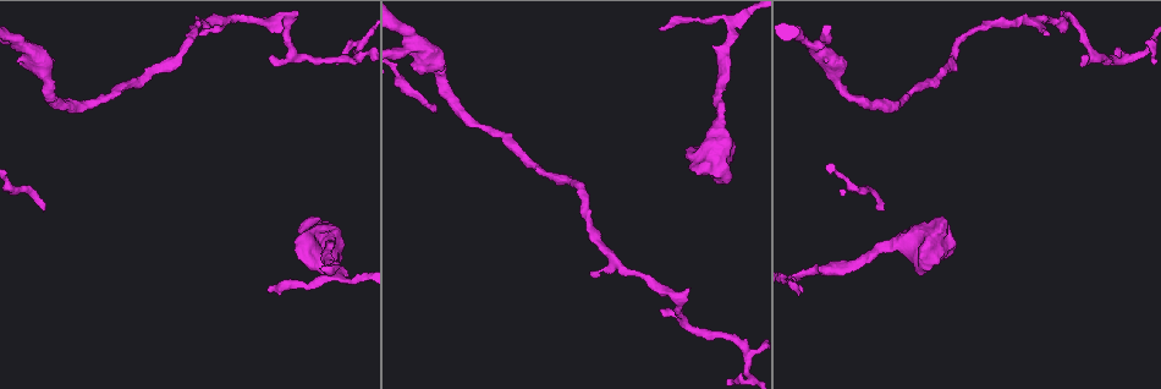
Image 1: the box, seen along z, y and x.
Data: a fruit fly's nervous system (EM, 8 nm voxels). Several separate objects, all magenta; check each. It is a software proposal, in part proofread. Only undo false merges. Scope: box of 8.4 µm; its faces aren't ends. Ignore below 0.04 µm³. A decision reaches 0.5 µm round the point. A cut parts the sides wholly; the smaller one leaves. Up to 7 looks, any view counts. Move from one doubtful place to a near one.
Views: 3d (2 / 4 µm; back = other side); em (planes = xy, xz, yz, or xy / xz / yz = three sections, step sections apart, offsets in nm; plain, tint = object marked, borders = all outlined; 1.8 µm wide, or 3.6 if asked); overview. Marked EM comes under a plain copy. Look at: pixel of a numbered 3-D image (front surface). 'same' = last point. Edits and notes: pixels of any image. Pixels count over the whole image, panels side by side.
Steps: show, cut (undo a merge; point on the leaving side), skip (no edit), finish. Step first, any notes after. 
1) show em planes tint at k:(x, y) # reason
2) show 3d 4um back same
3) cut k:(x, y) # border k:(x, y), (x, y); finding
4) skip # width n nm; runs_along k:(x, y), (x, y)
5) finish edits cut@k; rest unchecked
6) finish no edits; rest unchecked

show em planes tint at 1:(1072, 25)

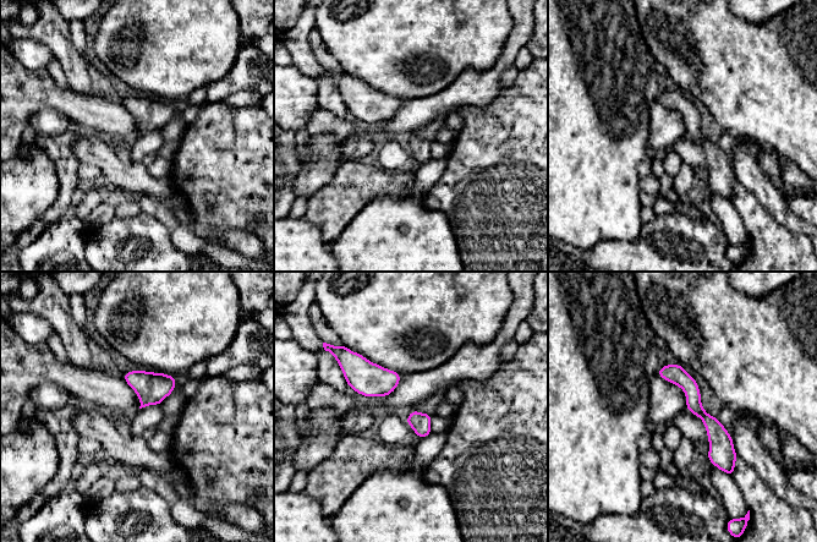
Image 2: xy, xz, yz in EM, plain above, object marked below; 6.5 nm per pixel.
skip # width 100 nm; runs_along 2:(665, 368), (712, 423), (727, 469); all the same neuron

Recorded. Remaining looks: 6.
show 3d 4um at 1:(718, 133) # calibre changes

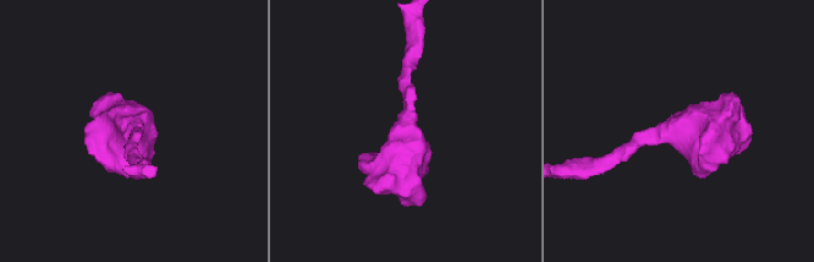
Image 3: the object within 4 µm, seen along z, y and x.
show em yz step 8 tint at 3:(406, 132)

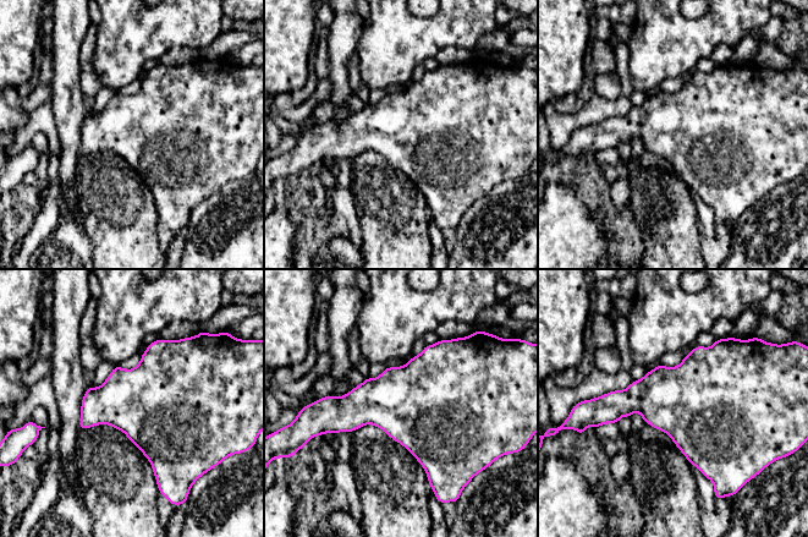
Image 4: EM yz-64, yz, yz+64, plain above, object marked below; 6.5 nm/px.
skip # one neuron here

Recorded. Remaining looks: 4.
show 3d 4um at 1:(339, 273) # sharp bend

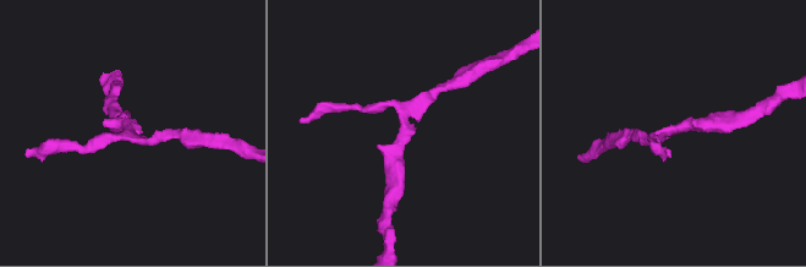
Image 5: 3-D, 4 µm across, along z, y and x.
show em planes tint at 5:(400, 116)

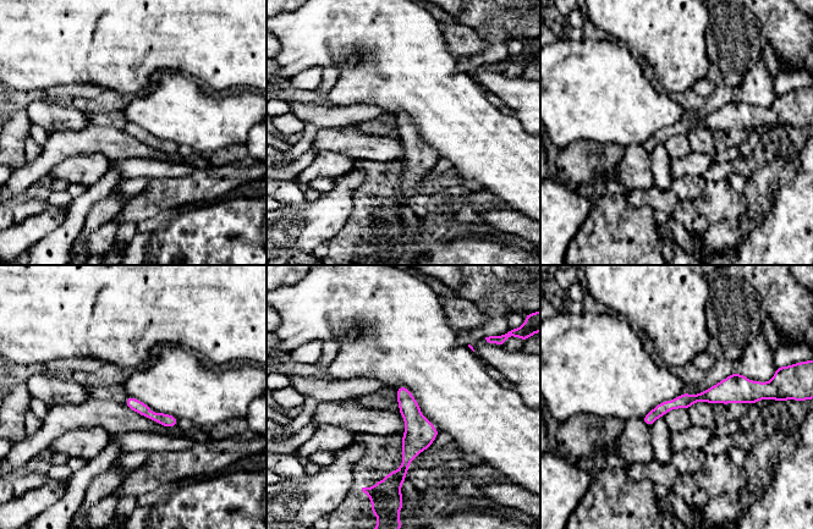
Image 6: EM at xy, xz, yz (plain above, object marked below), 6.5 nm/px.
skip # runs_along 6:(751, 396), (680, 401), (647, 420); all the same neuron

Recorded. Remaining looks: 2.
finish no edits; rest unchecked

